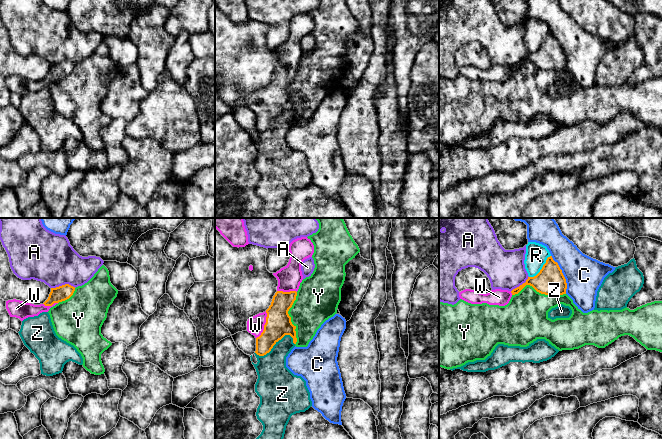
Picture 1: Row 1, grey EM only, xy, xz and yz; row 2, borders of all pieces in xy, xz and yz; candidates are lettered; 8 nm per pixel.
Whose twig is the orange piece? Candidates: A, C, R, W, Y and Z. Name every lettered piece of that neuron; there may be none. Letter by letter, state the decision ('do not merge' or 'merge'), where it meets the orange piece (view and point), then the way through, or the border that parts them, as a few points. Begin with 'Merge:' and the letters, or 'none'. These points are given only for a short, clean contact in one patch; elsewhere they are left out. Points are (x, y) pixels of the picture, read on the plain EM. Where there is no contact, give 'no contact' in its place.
Merge: W
A: do not merge | xy (63, 61)
C: do not merge | yz (562, 50)
R: do not merge | yz (542, 44)
W: merge | xz (264, 101)
Y: do not merge | yz (538, 67)
Z: do not merge | xz (273, 121)

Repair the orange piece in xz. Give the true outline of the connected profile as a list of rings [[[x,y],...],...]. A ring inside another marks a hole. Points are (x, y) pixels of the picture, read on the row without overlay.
[[[307,13],[297,14],[290,19],[289,28],[290,35],[288,40],[276,49],[273,49],[278,56],[278,62],[271,81],[265,88],[259,89],[249,94],[247,97],[247,107],[256,114],[255,129],[259,132],[264,132],[269,129],[273,122],[285,111],[290,111],[293,114],[294,120],[297,118],[295,107],[296,102],[292,100],[288,87],[296,76],[297,67],[303,56],[301,40],[305,35],[312,33],[314,29],[314,21]]]

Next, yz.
[[[548,33],[540,48],[534,53],[528,53],[525,59],[512,67],[495,65],[484,70],[476,66],[465,65],[459,68],[460,75],[471,80],[487,79],[489,81],[505,82],[511,73],[518,70],[526,61],[532,62],[537,68],[545,71],[566,70],[567,59],[557,38]]]

